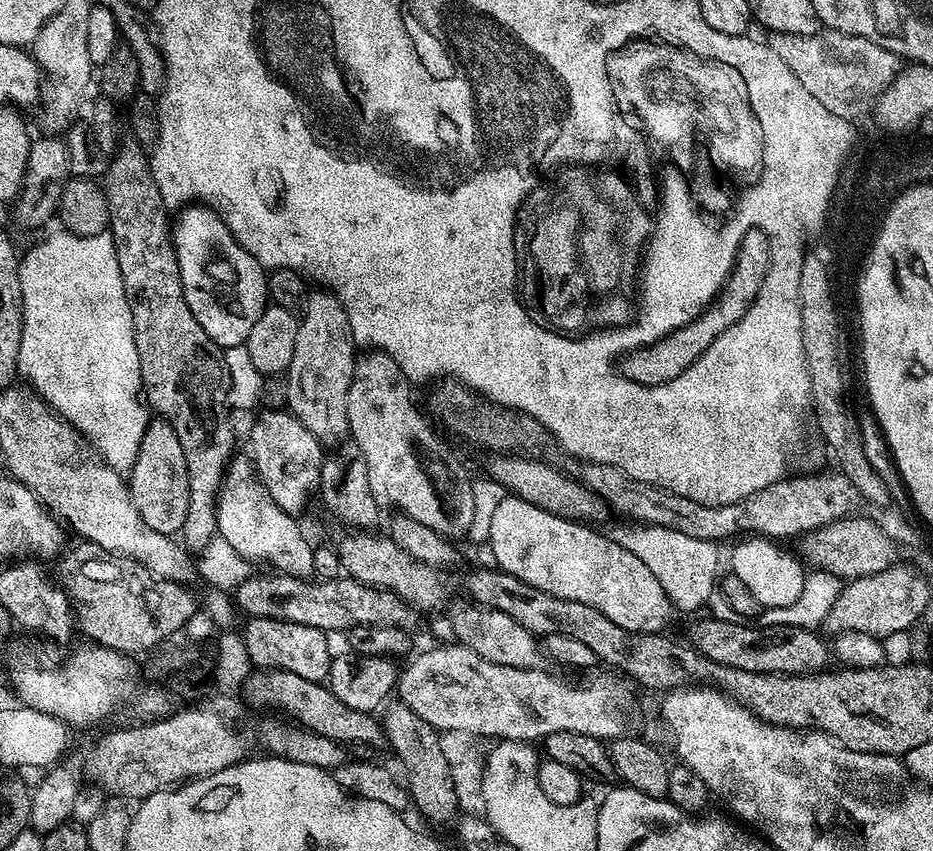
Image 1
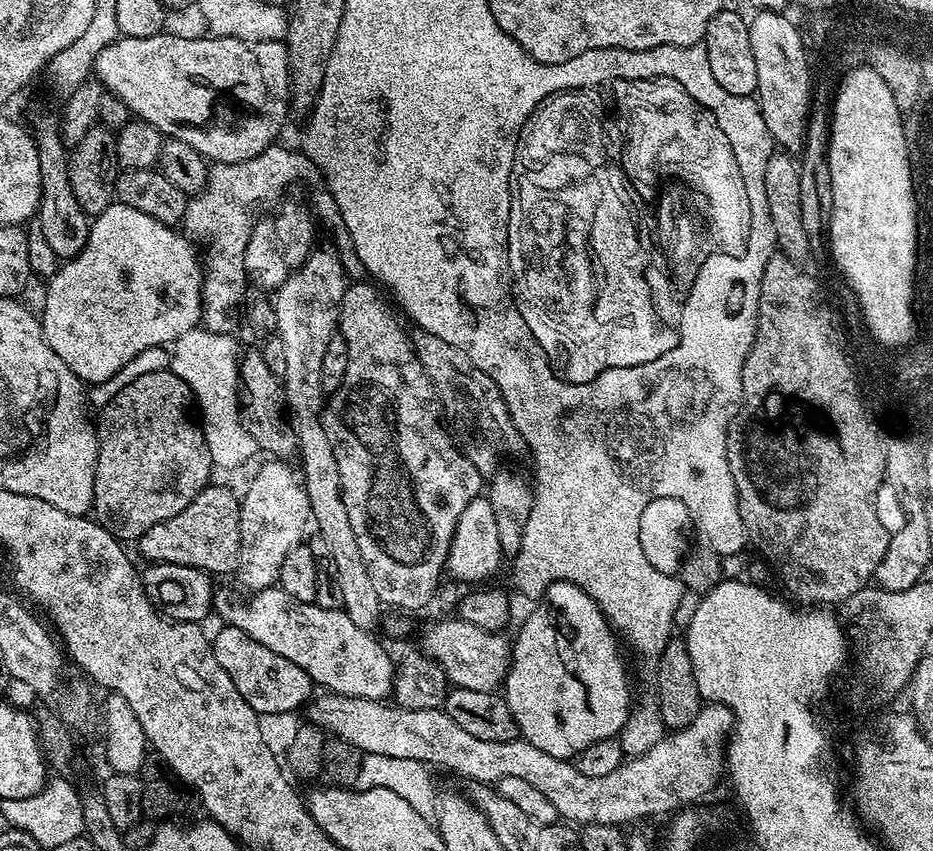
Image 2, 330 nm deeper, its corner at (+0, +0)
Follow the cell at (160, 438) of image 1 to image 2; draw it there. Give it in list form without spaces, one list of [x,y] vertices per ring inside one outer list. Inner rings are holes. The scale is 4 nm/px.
[[[164,370],[164,372],[144,372],[141,374],[141,376],[134,377],[133,380],[129,382],[129,384],[122,385],[121,388],[113,394],[112,401],[110,401],[109,404],[105,406],[104,428],[102,424],[102,435],[100,436],[100,453],[98,454],[98,462],[96,463],[96,482],[93,500],[94,516],[95,519],[99,521],[99,523],[103,524],[104,527],[107,528],[108,531],[111,532],[117,540],[121,542],[129,542],[128,540],[135,541],[142,534],[146,534],[146,530],[150,530],[150,526],[158,526],[158,522],[166,522],[166,518],[174,518],[174,514],[182,514],[182,510],[186,510],[186,506],[190,506],[190,502],[192,501],[192,499],[195,498],[203,488],[207,488],[210,481],[213,479],[212,472],[214,473],[214,465],[212,463],[212,455],[210,454],[210,450],[206,446],[206,438],[204,437],[203,427],[201,427],[201,425],[198,423],[197,417],[194,415],[194,412],[194,417],[192,417],[192,412],[190,409],[188,409],[188,403],[191,405],[193,403],[193,400],[194,397],[187,382],[185,382],[185,380],[183,380],[182,378],[178,378],[178,374],[174,374],[173,372],[171,372],[171,370]]]

